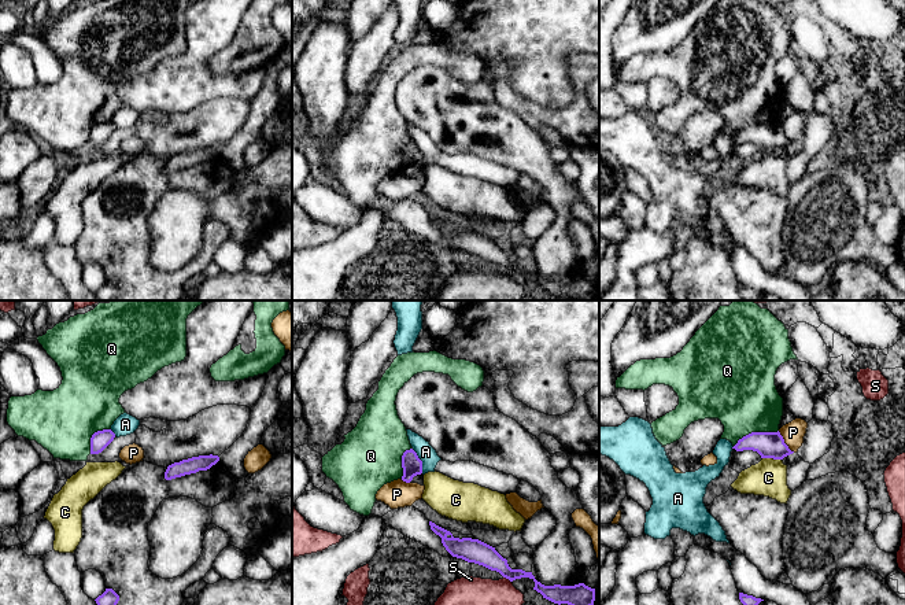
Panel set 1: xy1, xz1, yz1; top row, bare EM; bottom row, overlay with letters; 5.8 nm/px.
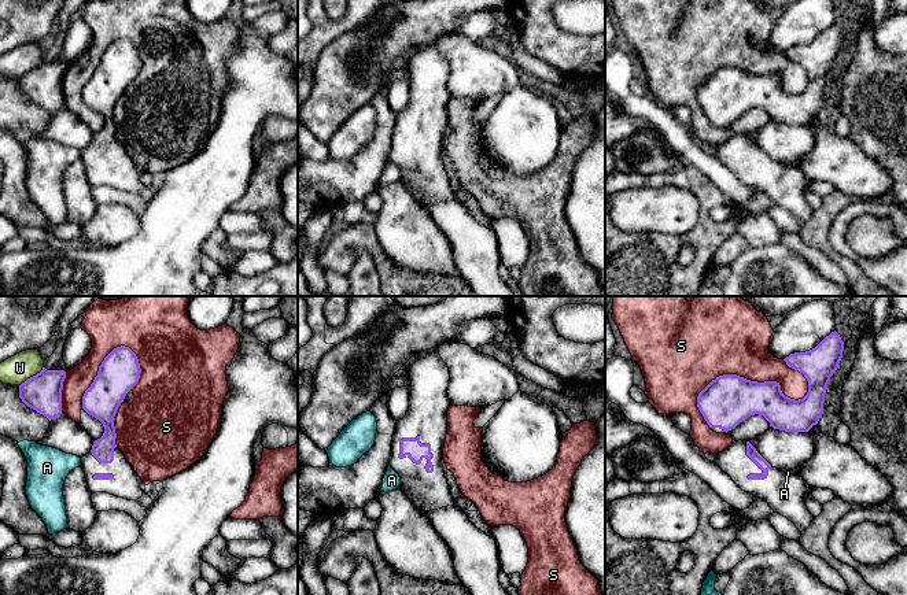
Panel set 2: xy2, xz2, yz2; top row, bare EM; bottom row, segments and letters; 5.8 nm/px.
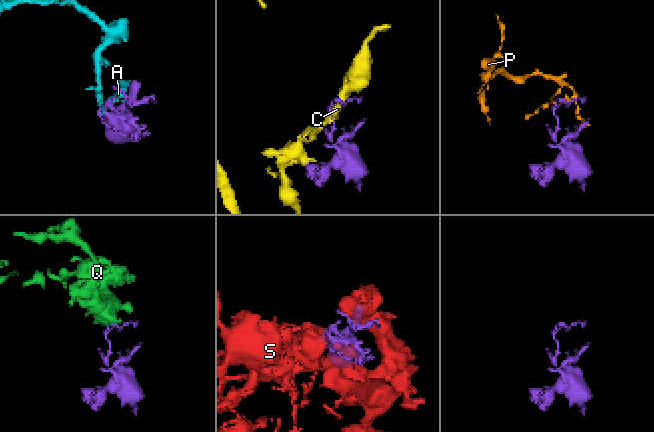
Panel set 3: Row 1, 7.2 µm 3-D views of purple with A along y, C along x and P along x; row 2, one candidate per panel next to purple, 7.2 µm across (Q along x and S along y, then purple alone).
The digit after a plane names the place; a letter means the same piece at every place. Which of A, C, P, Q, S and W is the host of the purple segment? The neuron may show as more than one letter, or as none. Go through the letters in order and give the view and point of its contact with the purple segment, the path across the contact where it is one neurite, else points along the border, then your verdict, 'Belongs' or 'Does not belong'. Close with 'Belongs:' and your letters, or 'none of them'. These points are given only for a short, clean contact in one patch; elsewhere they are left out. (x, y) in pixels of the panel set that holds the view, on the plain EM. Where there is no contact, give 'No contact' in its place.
A: Touches purple at xz1 (421, 154). Does not belong
C: Touches purple at yz1 (772, 150). Boundary: yz1 (763, 150), (780, 152). Does not belong
P: Touches purple at yz1 (783, 135). Does not belong
Q: Touches purple at yz1 (754, 125). Boundary: yz1 (778, 122), (752, 124), (743, 128), (734, 139). Does not belong
S: Touches purple at yz2 (754, 74). Does not belong
W: Touches purple at xy2 (33, 69). Does not belong
Belongs: none of them

